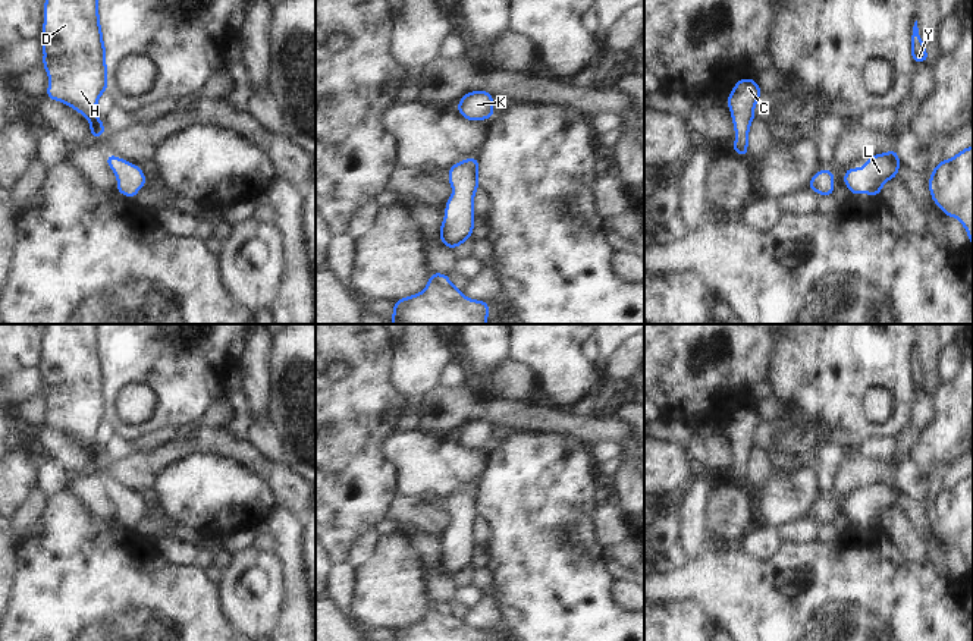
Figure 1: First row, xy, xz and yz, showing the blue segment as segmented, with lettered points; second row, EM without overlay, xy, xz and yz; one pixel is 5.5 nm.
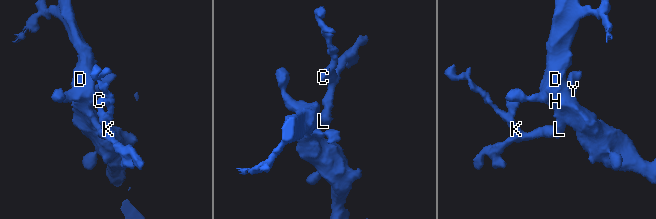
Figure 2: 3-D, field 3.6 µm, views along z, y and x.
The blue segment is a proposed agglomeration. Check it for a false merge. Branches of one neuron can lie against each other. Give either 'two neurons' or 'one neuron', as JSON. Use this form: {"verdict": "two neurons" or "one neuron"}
{"verdict": "one neuron"}

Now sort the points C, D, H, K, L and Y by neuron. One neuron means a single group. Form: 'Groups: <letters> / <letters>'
Groups: C D H K L Y.

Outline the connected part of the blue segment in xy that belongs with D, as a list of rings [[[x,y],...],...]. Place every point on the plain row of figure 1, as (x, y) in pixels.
[[[48,324],[44,330],[44,358],[41,373],[50,414],[47,425],[63,430],[82,442],[90,453],[92,466],[106,461],[101,447],[95,443],[100,424],[107,417],[106,377],[100,358],[97,330],[101,324]]]

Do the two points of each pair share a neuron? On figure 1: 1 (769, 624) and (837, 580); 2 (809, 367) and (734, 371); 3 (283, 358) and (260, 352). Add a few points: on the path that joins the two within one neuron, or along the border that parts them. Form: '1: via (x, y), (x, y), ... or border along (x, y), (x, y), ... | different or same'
1: via (785, 616), (800, 616), (821, 596) | same
2: border along (782, 339), (774, 361), (774, 380), (771, 385) | different
3: border along (276, 339), (273, 351), (273, 390) | different

